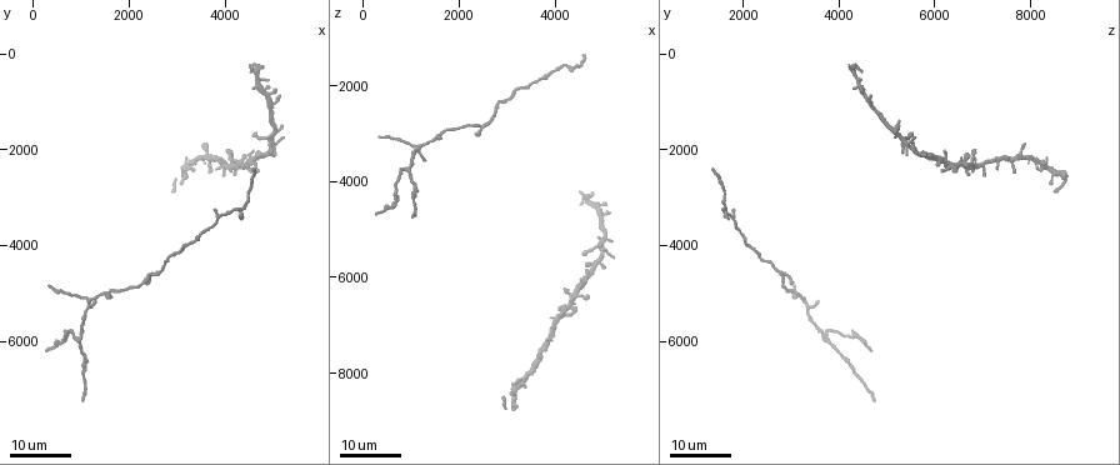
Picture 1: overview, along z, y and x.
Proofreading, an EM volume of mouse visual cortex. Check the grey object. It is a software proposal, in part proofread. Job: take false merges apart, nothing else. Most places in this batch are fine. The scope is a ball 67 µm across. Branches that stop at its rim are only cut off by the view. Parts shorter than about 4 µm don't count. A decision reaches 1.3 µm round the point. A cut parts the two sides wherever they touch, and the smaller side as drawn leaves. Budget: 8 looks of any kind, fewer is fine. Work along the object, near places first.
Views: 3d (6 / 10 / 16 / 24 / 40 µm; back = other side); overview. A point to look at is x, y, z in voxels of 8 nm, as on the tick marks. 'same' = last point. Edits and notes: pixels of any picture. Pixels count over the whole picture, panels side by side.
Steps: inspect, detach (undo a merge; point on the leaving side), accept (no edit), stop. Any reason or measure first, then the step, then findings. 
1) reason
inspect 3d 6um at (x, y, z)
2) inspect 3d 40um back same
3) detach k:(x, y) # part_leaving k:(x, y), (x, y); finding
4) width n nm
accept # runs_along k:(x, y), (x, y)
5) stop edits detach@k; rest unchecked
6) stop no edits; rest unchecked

thick turns thin
inspect 3d 24um at (1750, 5000, 2900)

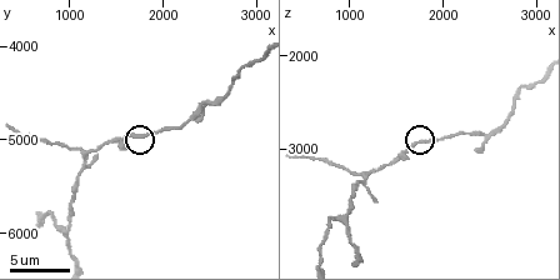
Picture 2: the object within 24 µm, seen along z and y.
inspect 3d 10um at (1750, 4950, 2950)

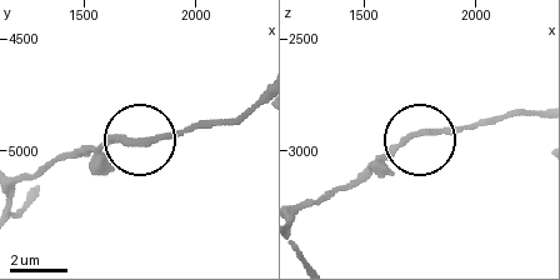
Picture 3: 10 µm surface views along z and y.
accept # all the same neuron

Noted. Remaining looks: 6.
three-way junction
inspect 3d 6um at (1150, 5150, 3250)

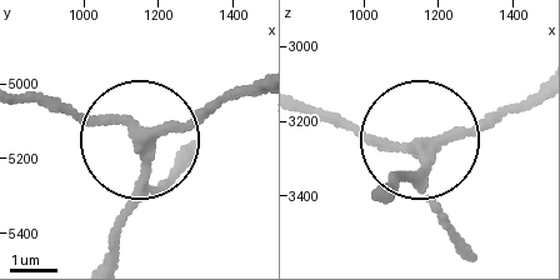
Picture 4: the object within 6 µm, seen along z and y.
arms 3
accept # runs_along 4:(531, 95), (471, 128), (388, 146), (304, 111); continuous, no second neuron

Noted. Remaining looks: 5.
thin neck
inspect 3d 10um at (1000, 5900, 3700)

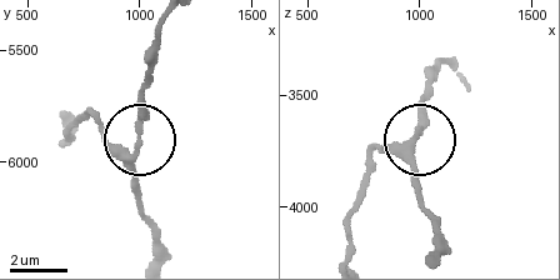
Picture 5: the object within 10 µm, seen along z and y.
width 230 nm
accept # runs_along 5:(454, 58), (434, 71), (420, 108), (413, 184); continuous, no second neuron

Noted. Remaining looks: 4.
a narrow waist
inspect 3d 24um at (4200, 3250, 1550)

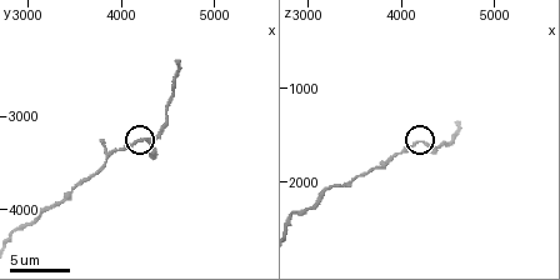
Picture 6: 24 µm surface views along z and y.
closer look
inspect 3d 10um at (4200, 3250, 1550)

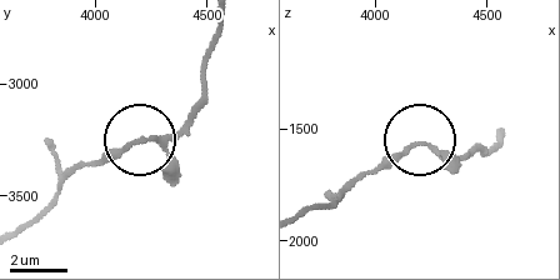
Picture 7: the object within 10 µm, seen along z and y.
accept # runs_along 7:(504, 133), (484, 153), (413, 148), (350, 185); continuous, no second neuron

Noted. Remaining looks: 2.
stop no edits; rest unchecked

